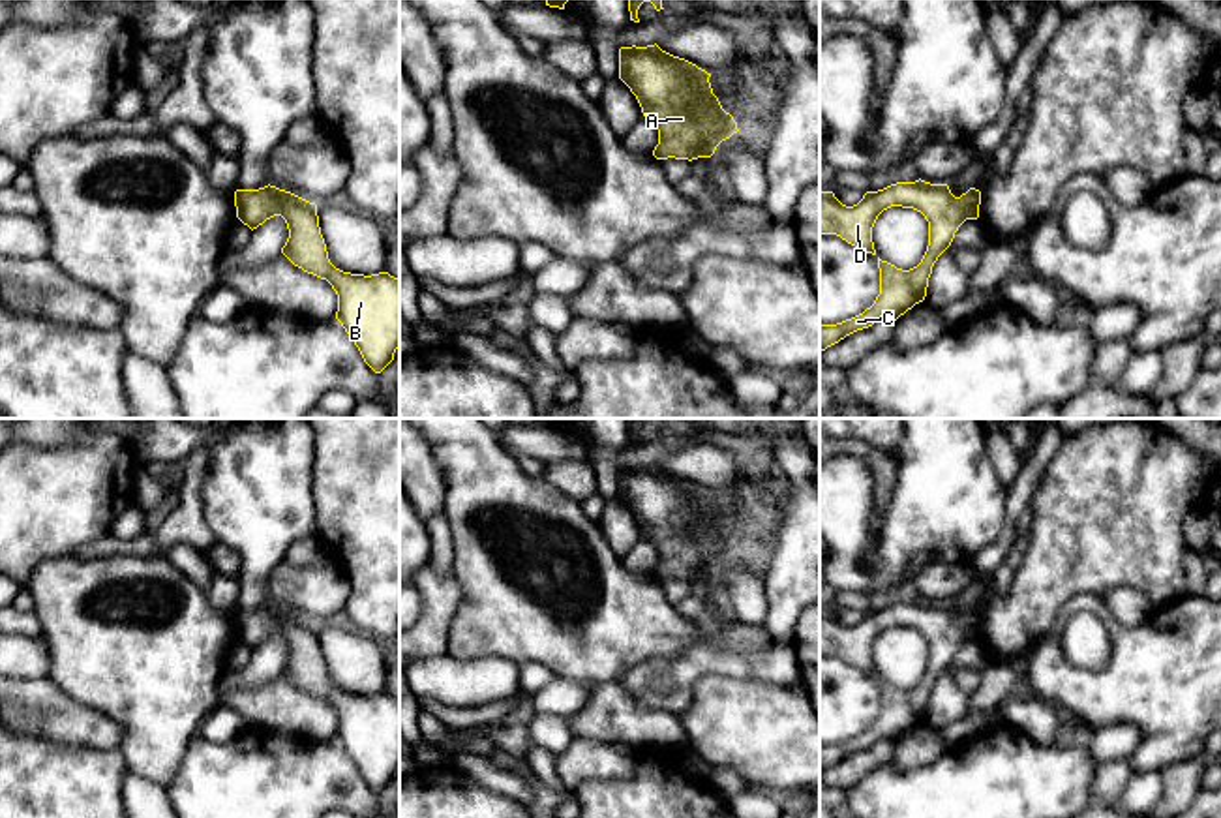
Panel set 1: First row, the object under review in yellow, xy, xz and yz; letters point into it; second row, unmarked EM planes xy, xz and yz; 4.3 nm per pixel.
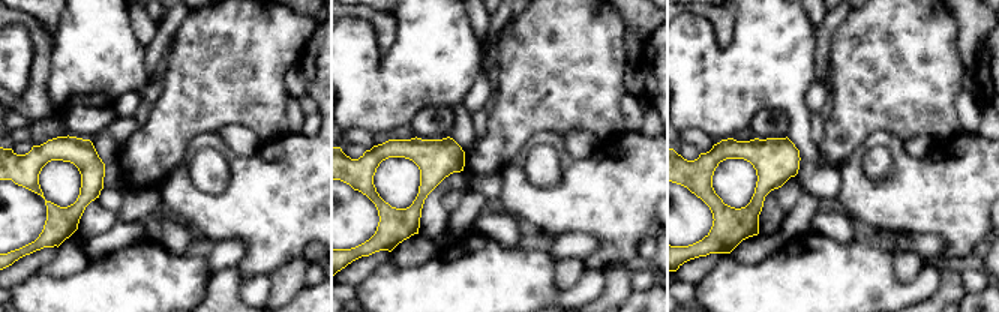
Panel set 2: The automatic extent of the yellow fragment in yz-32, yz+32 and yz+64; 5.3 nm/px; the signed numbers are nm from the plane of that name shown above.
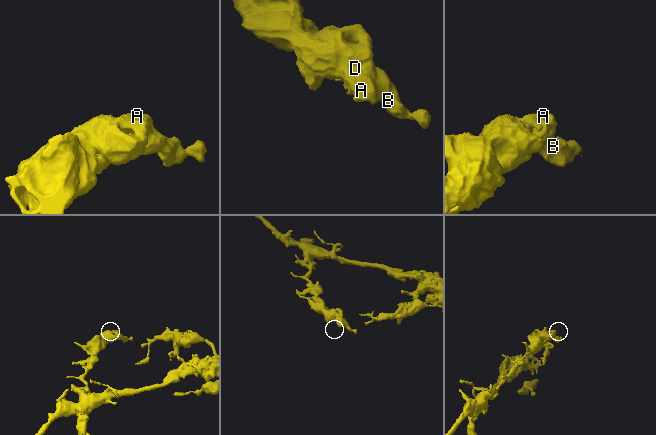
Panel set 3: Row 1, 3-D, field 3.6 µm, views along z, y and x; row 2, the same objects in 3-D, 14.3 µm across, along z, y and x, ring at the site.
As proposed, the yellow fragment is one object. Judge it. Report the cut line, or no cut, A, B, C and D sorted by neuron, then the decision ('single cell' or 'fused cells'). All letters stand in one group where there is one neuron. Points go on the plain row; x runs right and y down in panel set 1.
no cut; A B C D; single cell

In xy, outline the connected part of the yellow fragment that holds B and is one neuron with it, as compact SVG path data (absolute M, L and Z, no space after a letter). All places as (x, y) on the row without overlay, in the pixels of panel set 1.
M276 606L234 612L236 638L251 651L281 636L289 659L281 674L298 689L326 700L338 715L336 739L358 767L364 782L381 794L399 767L399 700L336 689L319 647L317 625Z

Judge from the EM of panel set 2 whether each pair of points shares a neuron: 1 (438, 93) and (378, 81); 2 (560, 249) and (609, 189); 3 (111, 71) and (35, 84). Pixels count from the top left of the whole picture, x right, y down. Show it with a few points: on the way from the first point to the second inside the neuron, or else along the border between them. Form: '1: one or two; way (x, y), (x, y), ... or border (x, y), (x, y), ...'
1: one; way (423, 81), (393, 81)
2: two; border (555, 236), (588, 233), (599, 245)
3: two; border (53, 48), (47, 83), (50, 107), (47, 117)

